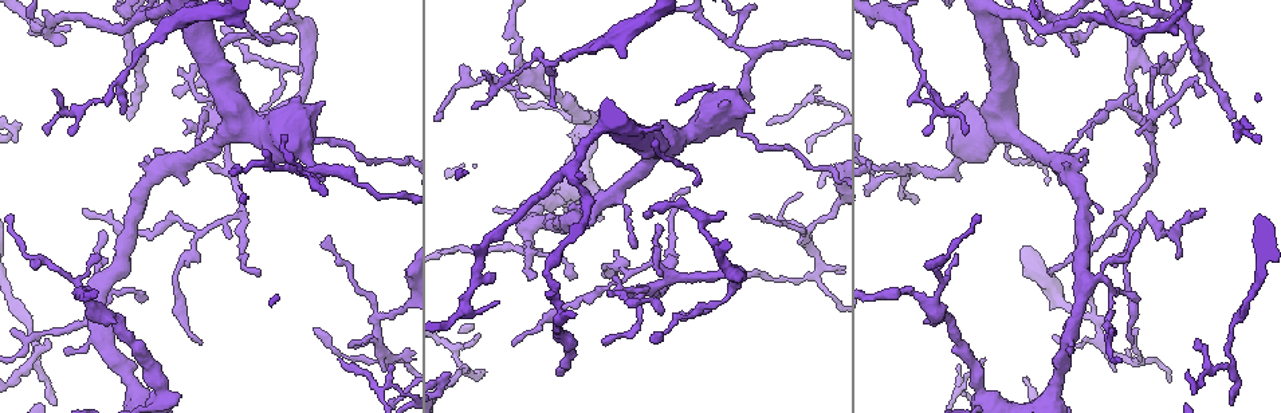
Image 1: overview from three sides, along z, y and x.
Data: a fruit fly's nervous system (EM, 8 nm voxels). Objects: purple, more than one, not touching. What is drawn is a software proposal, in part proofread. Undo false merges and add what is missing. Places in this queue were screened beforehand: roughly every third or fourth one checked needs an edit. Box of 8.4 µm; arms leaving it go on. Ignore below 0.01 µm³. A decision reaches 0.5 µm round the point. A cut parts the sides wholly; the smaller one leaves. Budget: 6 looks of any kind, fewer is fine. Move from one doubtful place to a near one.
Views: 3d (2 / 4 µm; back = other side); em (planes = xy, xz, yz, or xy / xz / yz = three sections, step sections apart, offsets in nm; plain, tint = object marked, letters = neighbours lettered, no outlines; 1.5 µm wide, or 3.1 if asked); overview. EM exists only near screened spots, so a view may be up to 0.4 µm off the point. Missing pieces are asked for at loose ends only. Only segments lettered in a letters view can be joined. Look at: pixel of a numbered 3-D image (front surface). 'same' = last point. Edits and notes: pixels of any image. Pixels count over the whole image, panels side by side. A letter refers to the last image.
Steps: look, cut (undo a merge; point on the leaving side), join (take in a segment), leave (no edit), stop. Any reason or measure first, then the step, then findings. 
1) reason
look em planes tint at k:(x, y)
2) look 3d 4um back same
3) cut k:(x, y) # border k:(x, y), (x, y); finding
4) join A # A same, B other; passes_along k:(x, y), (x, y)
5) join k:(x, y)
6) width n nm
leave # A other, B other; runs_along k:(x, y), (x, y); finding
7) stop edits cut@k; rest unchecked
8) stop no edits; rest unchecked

thick turns thin
look 3d 4um at 1:(901, 21)

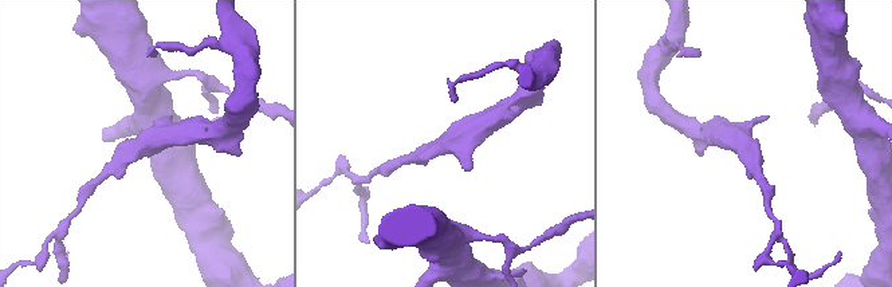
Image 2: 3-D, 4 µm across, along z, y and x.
need the tissue
look em planes letters at 2:(749, 150)

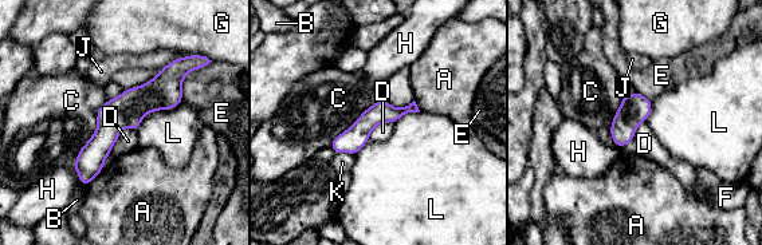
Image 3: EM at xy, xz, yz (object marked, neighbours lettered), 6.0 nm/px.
leave # A other, B other, C other, D other, E other, F other, G other, H other, J other, K other, L other; border 3:(136, 130), (125, 127), (109, 154); one neuron here

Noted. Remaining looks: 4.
tapers out
look 3d 4um at 1:(753, 217)

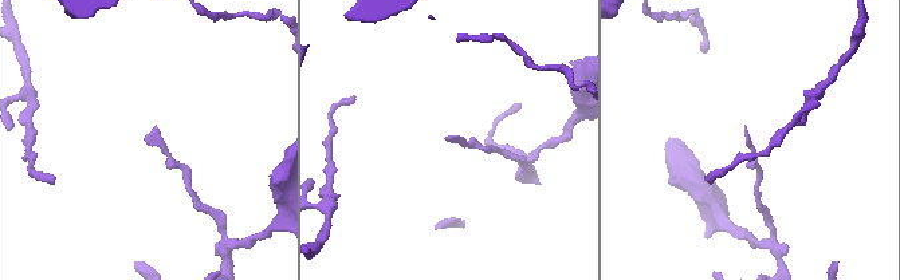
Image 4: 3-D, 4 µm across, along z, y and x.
now the EM
look em planes plain at 4:(451, 139)

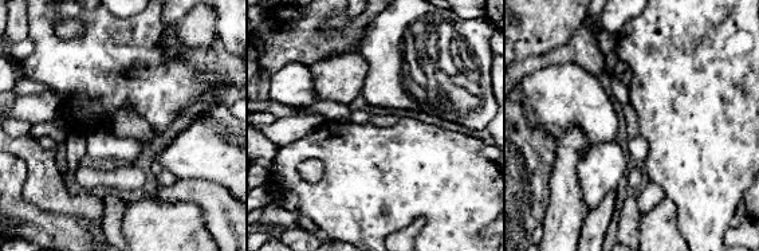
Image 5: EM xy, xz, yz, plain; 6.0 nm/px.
look em planes letters same

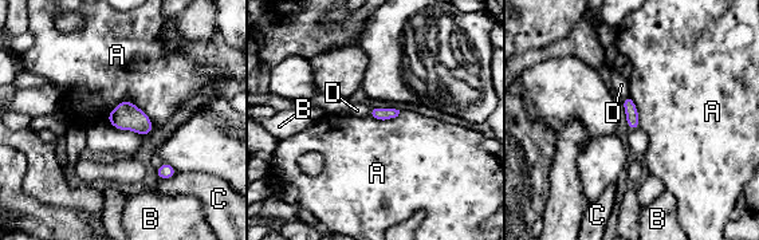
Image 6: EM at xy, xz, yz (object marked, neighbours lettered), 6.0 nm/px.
width 80 nm
leave # A other, B other, C other, D other; border 6:(105, 118), (130, 101), (154, 125); none of them fits

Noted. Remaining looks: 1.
stop no edits; rest unchecked

